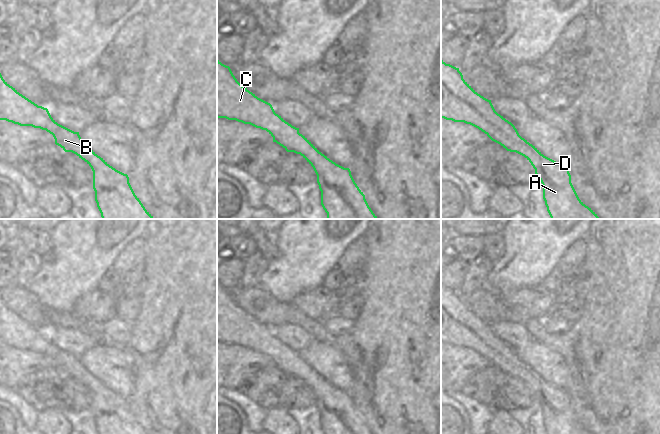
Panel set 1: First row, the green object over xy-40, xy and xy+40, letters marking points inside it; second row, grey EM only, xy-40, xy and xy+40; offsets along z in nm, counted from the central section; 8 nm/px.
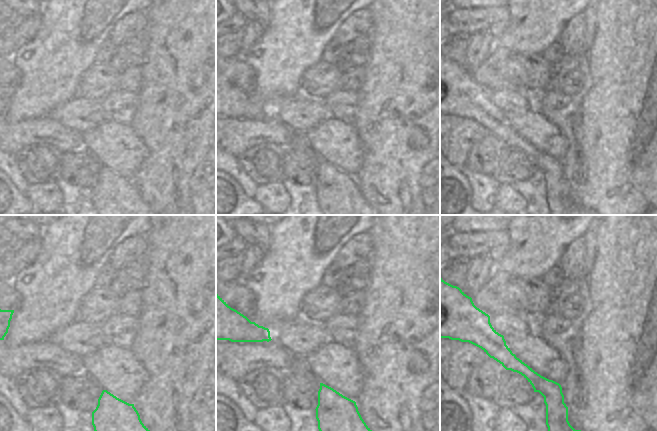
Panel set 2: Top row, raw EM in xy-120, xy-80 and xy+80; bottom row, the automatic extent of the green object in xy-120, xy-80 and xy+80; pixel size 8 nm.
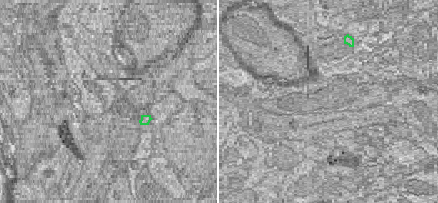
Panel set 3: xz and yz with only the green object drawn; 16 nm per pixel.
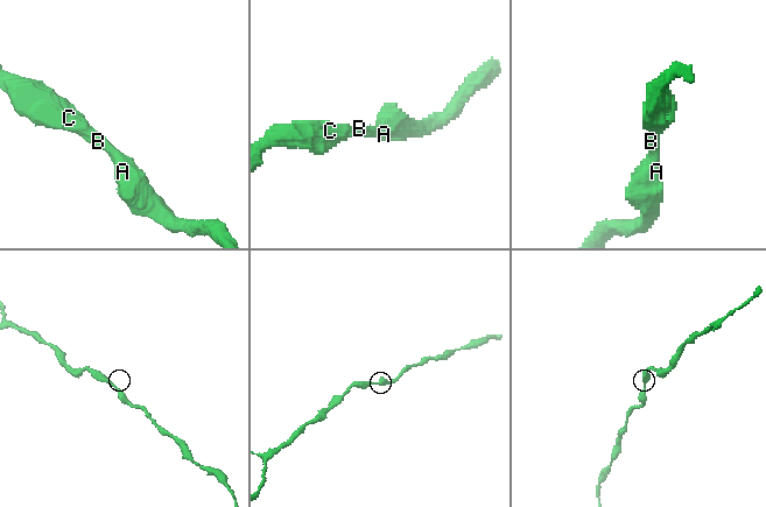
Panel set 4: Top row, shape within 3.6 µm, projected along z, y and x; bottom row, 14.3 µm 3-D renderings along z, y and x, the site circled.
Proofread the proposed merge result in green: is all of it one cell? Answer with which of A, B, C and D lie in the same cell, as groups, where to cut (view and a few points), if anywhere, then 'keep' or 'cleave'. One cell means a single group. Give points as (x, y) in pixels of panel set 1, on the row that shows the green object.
groups A B C D; cut none; keep

